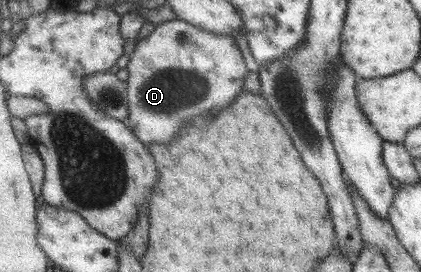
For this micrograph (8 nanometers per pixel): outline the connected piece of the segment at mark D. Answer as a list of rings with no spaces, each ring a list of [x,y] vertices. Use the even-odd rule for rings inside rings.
[[[177,18],[156,25],[146,38],[139,40],[127,65],[130,76],[126,82],[127,121],[134,135],[147,146],[153,143],[170,143],[183,131],[185,123],[194,122],[197,115],[216,115],[244,90],[248,69],[244,57],[230,35],[214,35],[187,21]]]

